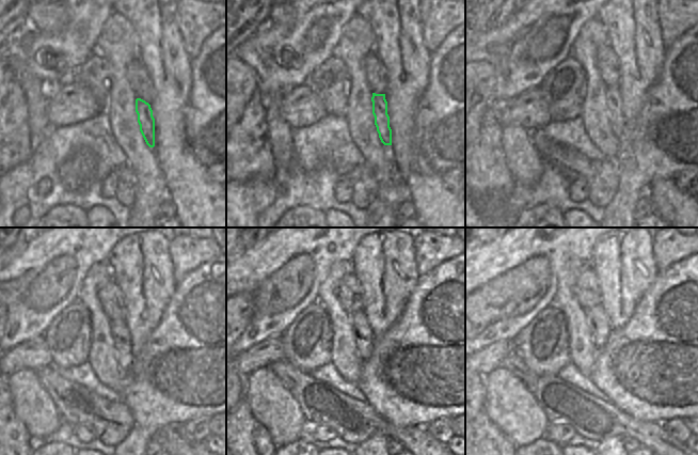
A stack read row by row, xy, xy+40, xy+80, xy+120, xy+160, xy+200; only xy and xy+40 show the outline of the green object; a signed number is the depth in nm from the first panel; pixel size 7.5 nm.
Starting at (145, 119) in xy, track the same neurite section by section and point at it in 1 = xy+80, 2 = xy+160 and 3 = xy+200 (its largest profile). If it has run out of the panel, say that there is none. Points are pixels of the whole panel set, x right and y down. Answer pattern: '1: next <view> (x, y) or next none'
1: next xy+80 (613, 96)
2: next xy+160 (362, 331)
3: next xy+200 (600, 327)

